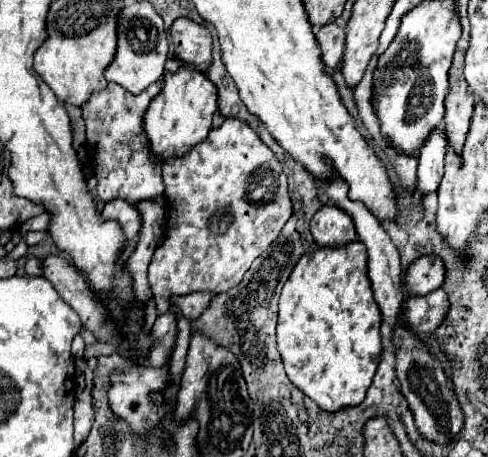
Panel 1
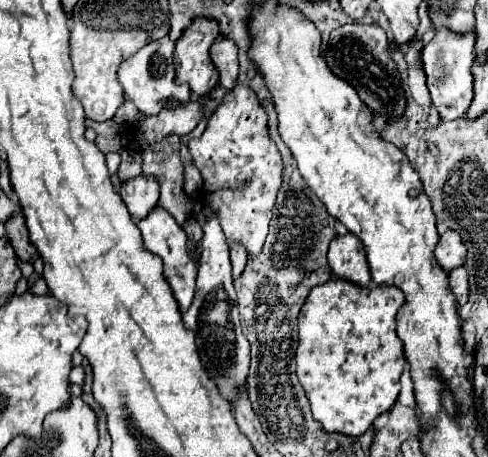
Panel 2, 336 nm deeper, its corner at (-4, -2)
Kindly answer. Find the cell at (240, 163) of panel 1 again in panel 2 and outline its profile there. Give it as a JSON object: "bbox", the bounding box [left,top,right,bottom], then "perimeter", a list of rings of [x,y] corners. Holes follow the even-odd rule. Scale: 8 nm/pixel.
{"bbox":[188,83,282,255],"perimeter":[[[236,83],[236,87],[224,97],[216,113],[208,119],[202,137],[188,141],[188,149],[194,157],[194,165],[204,177],[204,199],[210,209],[214,209],[214,213],[218,215],[226,239],[240,241],[248,249],[248,255],[258,255],[268,235],[268,223],[272,219],[276,193],[282,185],[282,157],[276,143],[268,135],[268,117],[256,93],[248,85]]]}

